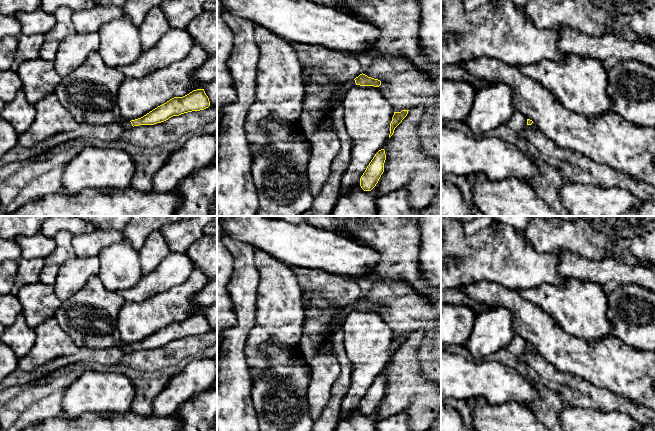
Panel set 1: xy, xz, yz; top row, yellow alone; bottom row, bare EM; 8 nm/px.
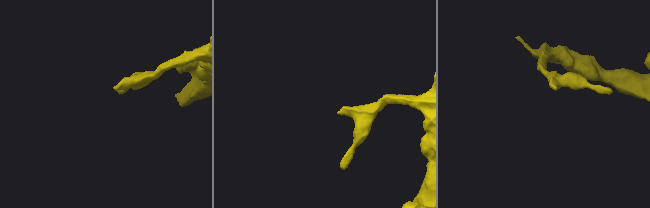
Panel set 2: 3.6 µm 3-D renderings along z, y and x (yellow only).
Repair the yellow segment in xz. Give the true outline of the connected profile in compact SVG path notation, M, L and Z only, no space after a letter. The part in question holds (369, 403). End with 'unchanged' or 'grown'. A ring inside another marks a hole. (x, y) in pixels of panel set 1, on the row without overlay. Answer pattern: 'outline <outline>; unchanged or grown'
outline M381 373L375 378L360 402L360 410L364 415L371 415L376 410L384 396L385 384L385 374Z; unchanged

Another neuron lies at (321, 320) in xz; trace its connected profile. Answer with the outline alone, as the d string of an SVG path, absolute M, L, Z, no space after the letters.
M319 291L302 295L302 303L311 303L311 307L303 307L304 320L302 336L298 346L311 368L310 382L307 388L307 398L313 420L315 421L324 409L330 397L330 389L340 374L341 367L337 361L331 345L332 335L342 329L343 319L340 317L342 309L336 309L332 302L336 299L326 298Z

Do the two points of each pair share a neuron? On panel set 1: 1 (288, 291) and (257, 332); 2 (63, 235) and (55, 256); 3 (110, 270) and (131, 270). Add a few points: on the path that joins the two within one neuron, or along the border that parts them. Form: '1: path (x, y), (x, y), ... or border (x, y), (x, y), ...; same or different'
1: path (279, 302), (279, 312), (268, 323); same
2: path (63, 240), (63, 248), (60, 251); same
3: path (115, 270), (126, 270); same

